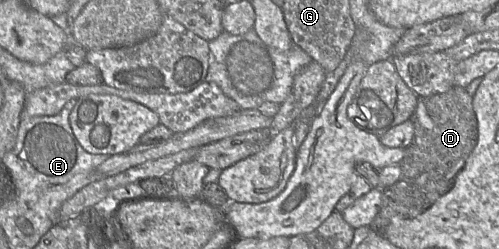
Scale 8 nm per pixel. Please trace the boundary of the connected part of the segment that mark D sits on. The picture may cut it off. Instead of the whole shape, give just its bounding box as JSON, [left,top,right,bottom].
[369,86,478,233]

